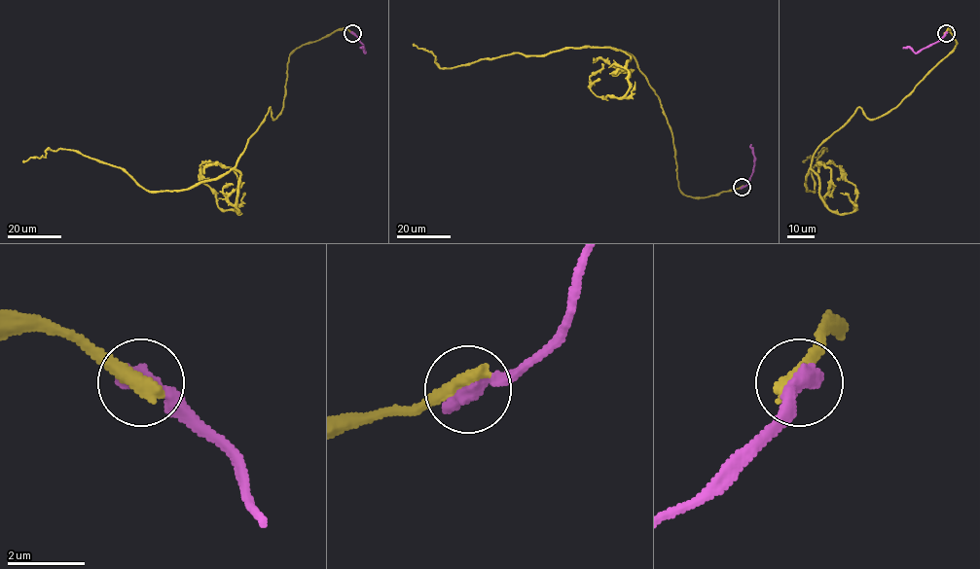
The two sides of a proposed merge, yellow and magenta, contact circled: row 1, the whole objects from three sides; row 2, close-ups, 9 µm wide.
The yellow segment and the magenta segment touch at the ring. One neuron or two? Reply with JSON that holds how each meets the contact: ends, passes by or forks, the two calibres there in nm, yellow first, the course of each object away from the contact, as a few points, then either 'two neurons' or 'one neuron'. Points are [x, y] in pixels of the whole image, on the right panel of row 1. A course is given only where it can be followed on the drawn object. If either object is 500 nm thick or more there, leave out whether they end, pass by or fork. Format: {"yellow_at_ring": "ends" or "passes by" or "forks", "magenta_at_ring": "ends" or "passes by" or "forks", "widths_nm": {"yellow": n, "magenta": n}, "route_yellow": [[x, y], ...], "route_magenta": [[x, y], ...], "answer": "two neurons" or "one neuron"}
{"yellow_at_ring": "ends", "magenta_at_ring": "ends", "widths_nm": {"yellow": 480, "magenta": 460}, "route_yellow": [[945, 32], [955, 48], [898, 105], [874, 119], [857, 108], [817, 149], [814, 191], [826, 149], [802, 161]], "route_magenta": [[945, 32], [937, 41], [917, 53], [909, 48], [903, 48]], "answer": "two neurons"}

